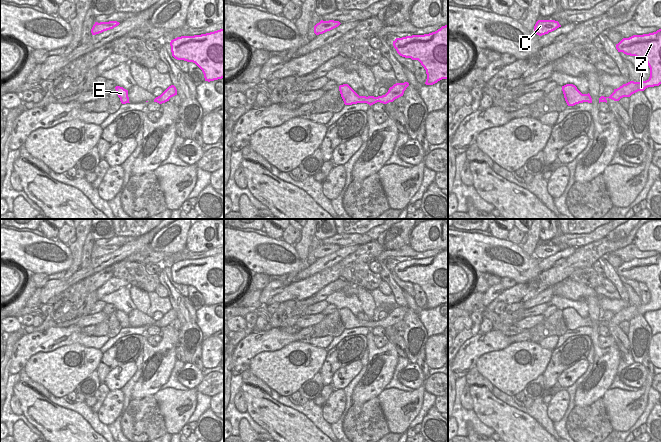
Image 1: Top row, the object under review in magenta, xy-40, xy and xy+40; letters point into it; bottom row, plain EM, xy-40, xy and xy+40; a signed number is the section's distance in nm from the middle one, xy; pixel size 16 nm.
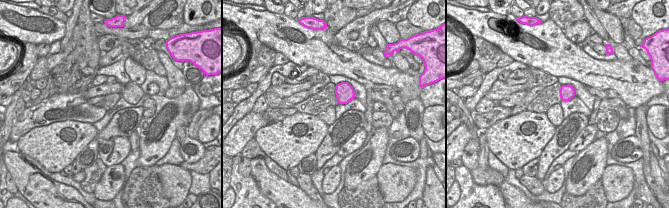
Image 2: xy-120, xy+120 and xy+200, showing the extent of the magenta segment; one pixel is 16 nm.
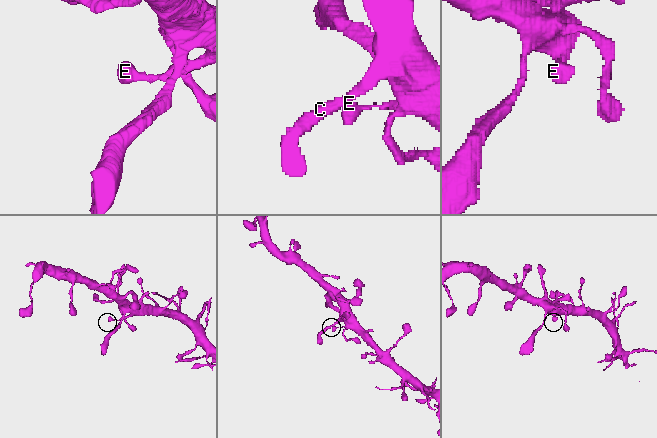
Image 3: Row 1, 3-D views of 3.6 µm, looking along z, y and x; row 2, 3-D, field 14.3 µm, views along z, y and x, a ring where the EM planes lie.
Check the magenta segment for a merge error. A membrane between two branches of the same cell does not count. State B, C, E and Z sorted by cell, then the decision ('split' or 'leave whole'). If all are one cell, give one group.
B C E Z; leave whole

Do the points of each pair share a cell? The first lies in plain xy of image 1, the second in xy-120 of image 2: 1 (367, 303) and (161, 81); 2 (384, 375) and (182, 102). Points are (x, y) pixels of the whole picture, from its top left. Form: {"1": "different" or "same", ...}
{"1": "different", "2": "same"}

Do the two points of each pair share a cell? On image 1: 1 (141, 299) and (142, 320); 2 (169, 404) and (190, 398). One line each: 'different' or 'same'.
1: same
2: same

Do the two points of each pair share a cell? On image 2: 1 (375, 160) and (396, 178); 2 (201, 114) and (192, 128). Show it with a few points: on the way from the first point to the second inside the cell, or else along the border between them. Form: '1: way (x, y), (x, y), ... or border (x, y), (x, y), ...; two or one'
1: border (383, 164), (376, 174); two
2: way (199, 117), (194, 125); one

